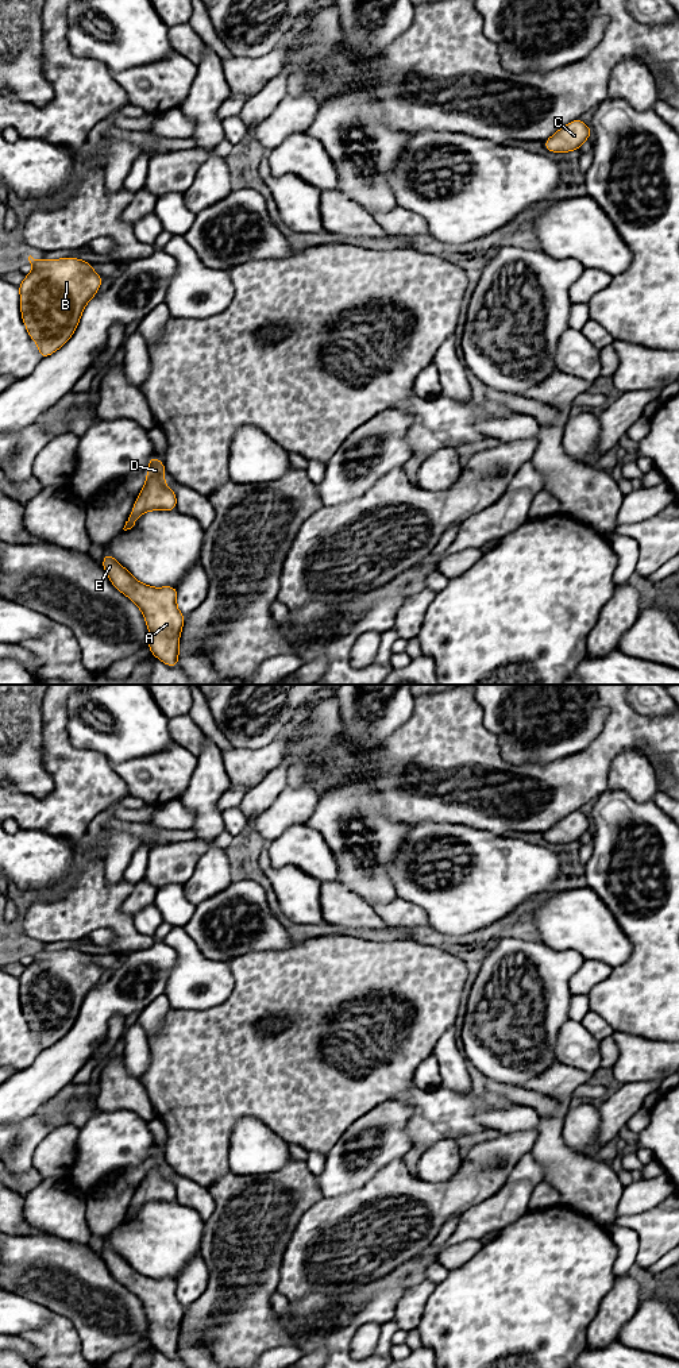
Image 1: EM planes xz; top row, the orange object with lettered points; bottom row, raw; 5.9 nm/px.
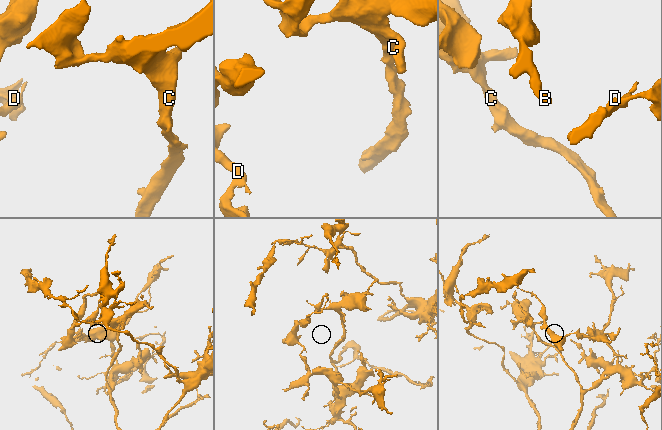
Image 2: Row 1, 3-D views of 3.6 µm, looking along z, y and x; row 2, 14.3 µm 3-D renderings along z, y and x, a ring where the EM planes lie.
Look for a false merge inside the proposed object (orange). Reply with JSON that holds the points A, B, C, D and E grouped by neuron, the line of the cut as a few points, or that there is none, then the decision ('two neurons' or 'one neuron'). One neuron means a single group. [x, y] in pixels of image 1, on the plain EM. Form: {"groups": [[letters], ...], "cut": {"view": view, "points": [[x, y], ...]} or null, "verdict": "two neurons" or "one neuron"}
{"groups": [["A", "B", "C", "D", "E"]], "cut": null, "verdict": "one neuron"}

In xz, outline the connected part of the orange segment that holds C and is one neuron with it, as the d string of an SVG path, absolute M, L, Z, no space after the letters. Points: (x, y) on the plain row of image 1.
M575 810L558 821L543 835L551 844L570 844L579 841L582 835L589 829L591 829L590 818L580 810Z

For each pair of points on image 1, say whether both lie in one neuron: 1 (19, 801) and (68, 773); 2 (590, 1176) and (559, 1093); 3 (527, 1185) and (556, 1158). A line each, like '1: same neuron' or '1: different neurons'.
1: same neuron
2: same neuron
3: different neurons

